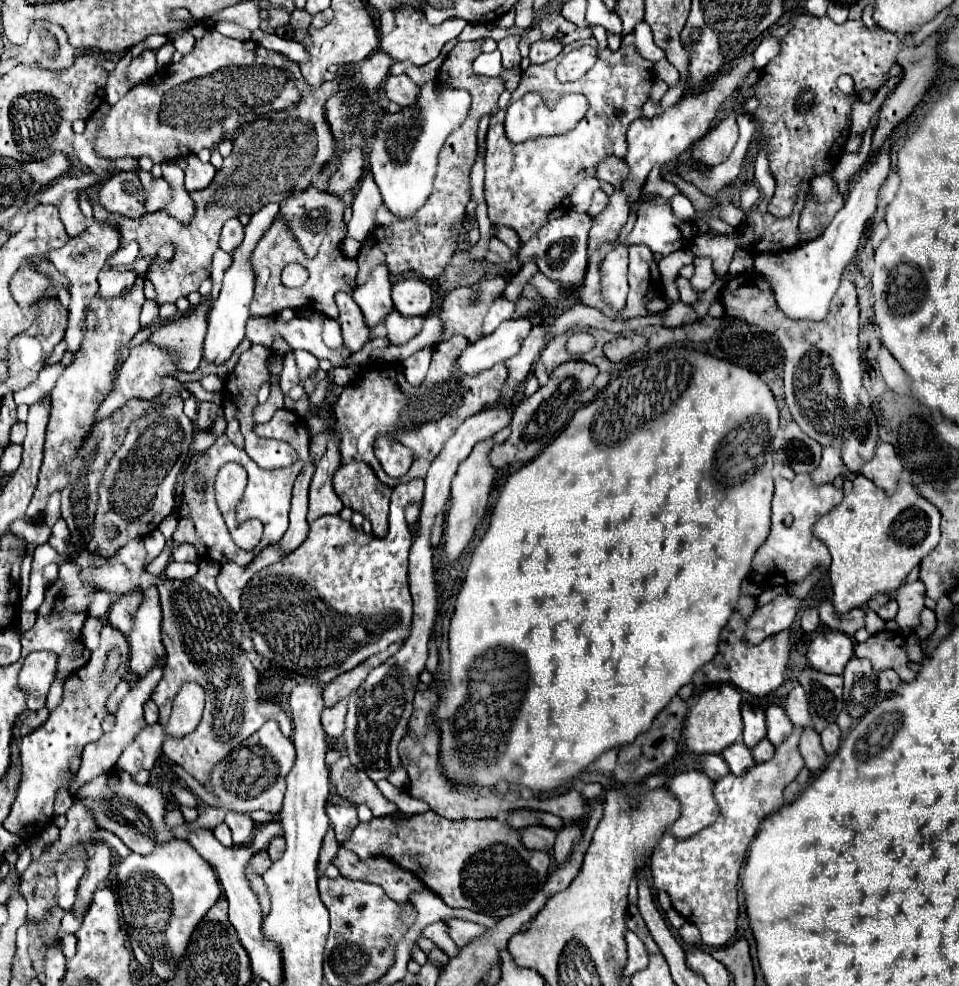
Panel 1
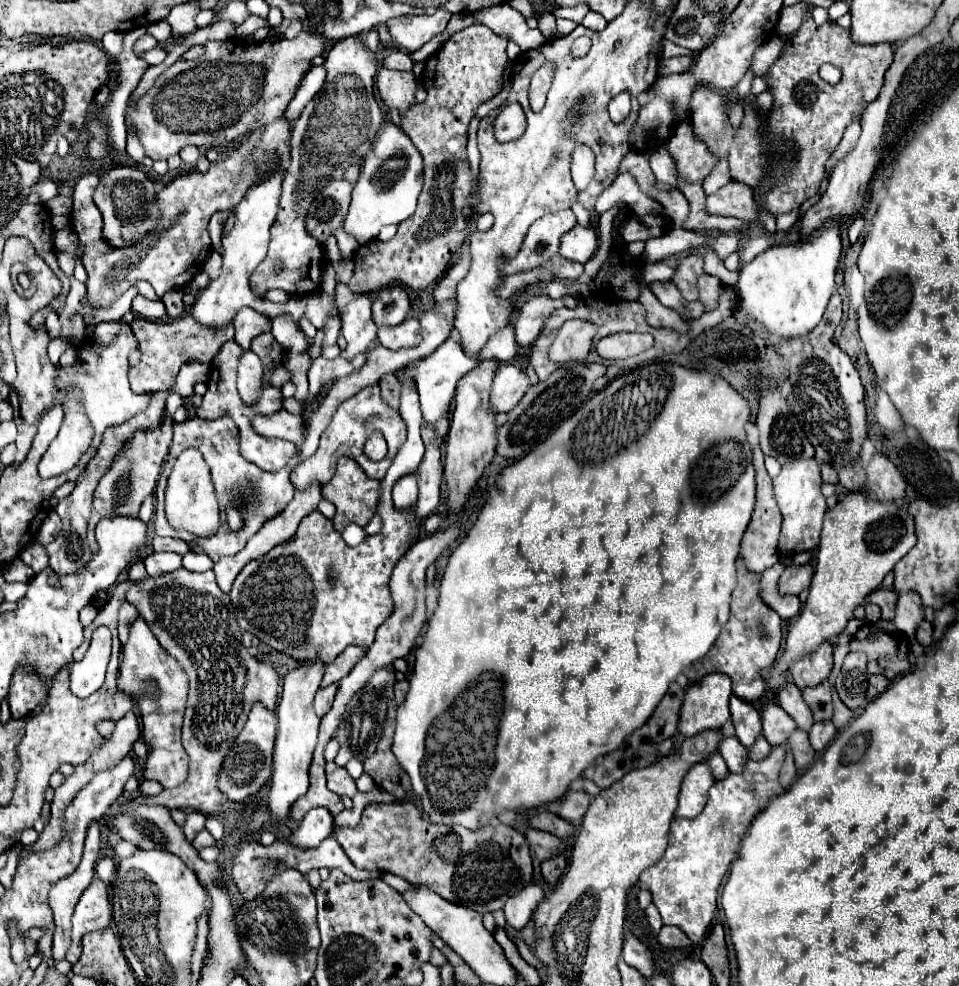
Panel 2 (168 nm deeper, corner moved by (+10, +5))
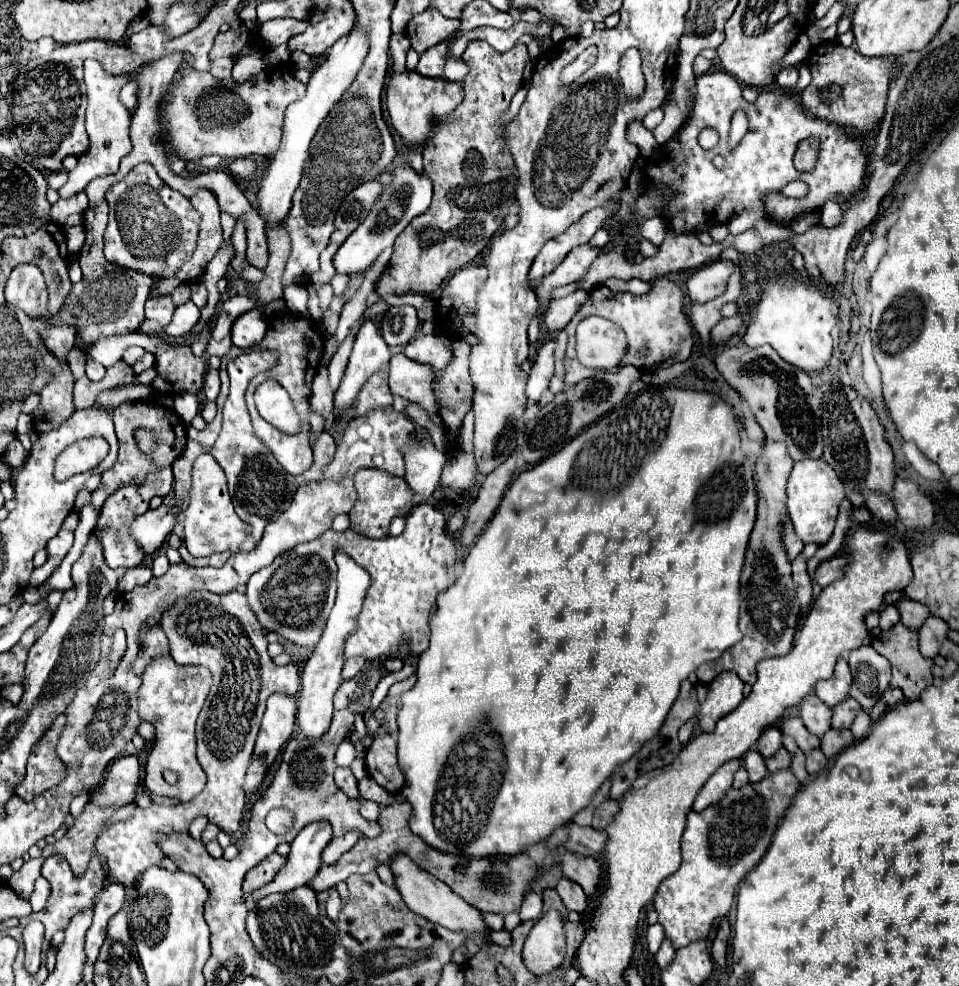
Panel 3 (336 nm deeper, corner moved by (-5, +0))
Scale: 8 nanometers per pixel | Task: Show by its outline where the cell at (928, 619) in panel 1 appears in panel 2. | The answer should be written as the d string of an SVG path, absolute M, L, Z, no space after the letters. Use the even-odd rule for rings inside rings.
M922 620L918 630L916 630L916 640L922 644L922 646L930 646L932 644L932 624Z

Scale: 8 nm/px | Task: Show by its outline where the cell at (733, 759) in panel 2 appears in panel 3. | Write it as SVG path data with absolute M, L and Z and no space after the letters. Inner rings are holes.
M753 749L743 757L743 767L747 769L749 781L751 781L751 783L757 783L759 779L763 779L763 777L767 775L765 759L763 759L757 751L753 751Z

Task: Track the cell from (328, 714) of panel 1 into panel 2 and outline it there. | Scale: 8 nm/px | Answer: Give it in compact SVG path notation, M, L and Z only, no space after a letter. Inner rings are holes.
M332 684L332 686L326 686L326 688L318 690L316 700L314 700L314 712L316 712L318 718L324 718L324 714L328 714L328 710L332 708L336 690L338 690L338 684Z

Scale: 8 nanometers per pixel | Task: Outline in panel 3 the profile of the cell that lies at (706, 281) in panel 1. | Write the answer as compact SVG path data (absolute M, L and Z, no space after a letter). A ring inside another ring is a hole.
M713 259L711 263L701 265L687 281L687 295L691 303L707 303L725 293L731 273L735 271L733 261Z

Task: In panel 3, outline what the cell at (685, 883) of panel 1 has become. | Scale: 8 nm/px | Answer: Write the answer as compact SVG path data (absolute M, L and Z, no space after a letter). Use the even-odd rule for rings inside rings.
M783 769L761 783L729 789L721 805L711 805L701 813L689 811L681 837L681 867L659 885L653 899L665 937L675 949L707 937L713 923L729 913L739 883L765 855L779 819L797 791L799 781L789 769Z

